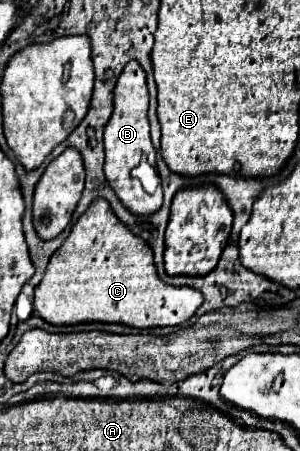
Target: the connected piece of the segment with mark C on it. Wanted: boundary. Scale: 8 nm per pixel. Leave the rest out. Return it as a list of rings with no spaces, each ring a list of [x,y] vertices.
[[[94,199],[90,207],[74,221],[62,247],[50,257],[46,273],[34,293],[36,313],[52,325],[76,325],[88,321],[122,323],[132,327],[164,327],[188,321],[202,305],[202,293],[194,287],[174,287],[160,281],[152,251],[144,239],[138,239],[112,211],[106,199]]]

